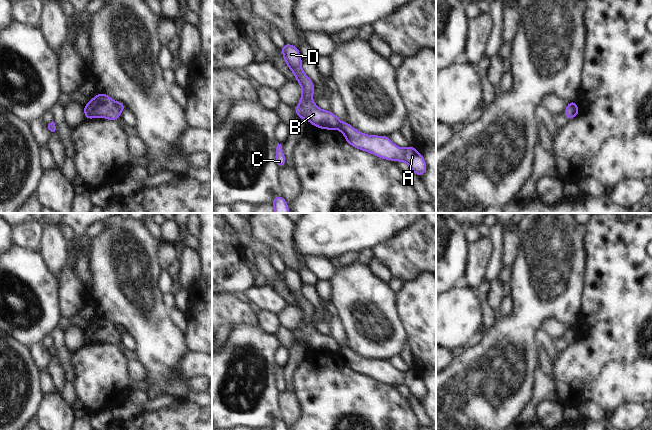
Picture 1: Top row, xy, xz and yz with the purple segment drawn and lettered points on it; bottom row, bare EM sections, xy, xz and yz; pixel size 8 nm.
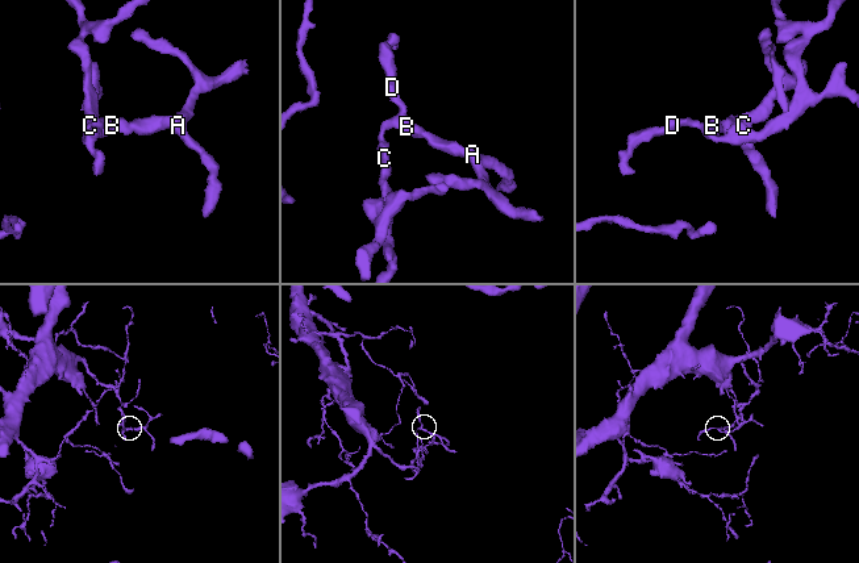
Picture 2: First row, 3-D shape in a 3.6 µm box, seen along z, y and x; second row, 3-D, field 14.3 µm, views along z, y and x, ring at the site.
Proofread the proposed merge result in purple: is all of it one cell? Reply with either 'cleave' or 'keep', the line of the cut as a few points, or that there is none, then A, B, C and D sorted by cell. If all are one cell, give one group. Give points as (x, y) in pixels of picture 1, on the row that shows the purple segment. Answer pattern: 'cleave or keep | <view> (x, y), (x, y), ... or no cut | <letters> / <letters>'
cleave | xz (340, 122), (337, 128) | A / B C D

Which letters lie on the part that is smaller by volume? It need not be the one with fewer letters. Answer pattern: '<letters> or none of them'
A

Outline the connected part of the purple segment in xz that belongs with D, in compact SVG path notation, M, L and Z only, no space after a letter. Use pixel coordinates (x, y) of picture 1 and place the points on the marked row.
M285 43L281 47L284 60L287 66L294 73L296 80L302 86L302 98L299 105L294 108L299 118L308 119L311 125L321 129L338 129L340 121L332 112L321 110L312 101L314 84L311 79L305 75L301 68L302 59L299 49L291 44Z

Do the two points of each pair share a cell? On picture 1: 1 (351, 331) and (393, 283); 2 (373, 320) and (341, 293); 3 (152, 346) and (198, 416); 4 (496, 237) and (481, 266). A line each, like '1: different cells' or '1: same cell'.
1: different cells
2: same cell
3: different cells
4: different cells

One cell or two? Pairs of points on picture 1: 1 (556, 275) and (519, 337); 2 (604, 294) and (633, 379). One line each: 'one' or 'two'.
1: one
2: one

